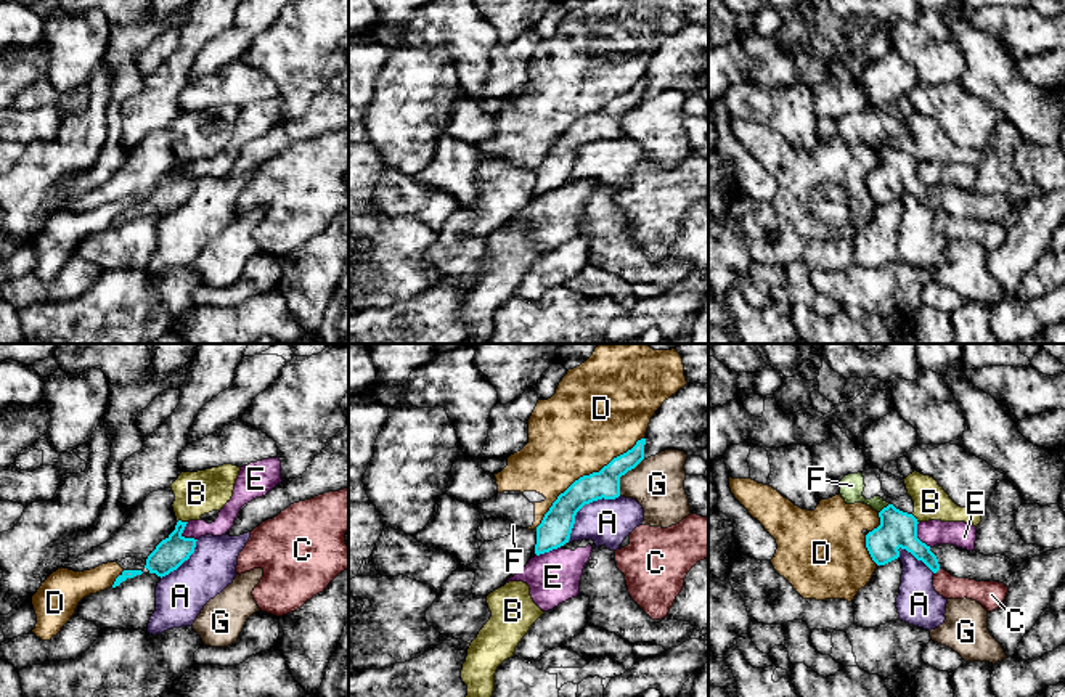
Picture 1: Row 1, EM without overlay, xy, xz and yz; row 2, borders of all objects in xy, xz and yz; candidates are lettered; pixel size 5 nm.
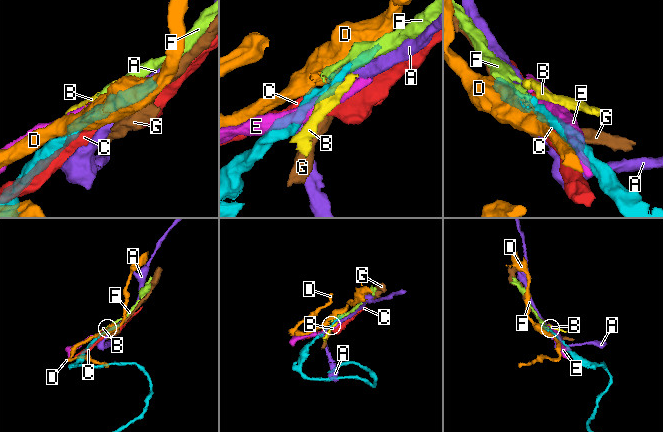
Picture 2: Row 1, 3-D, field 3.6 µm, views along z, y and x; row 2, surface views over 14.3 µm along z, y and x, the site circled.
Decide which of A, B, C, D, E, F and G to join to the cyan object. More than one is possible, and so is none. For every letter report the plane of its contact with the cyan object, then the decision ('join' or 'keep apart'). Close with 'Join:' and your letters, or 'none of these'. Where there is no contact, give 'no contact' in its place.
A: xz | keep apart
B: xy | keep apart
C: yz | keep apart
D: xz | keep apart
E: xy | keep apart
F: yz | keep apart
G: xz | keep apart
Join: none of these

